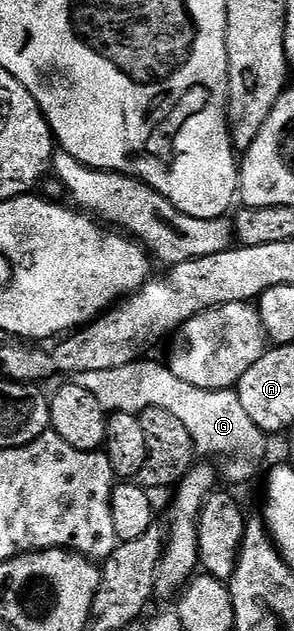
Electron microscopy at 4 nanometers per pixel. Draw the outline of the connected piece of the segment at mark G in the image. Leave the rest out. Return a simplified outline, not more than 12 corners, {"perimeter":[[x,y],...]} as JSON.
{"perimeter":[[139,359],[76,374],[107,415],[165,409],[199,456],[252,478],[269,436],[236,391]]}

